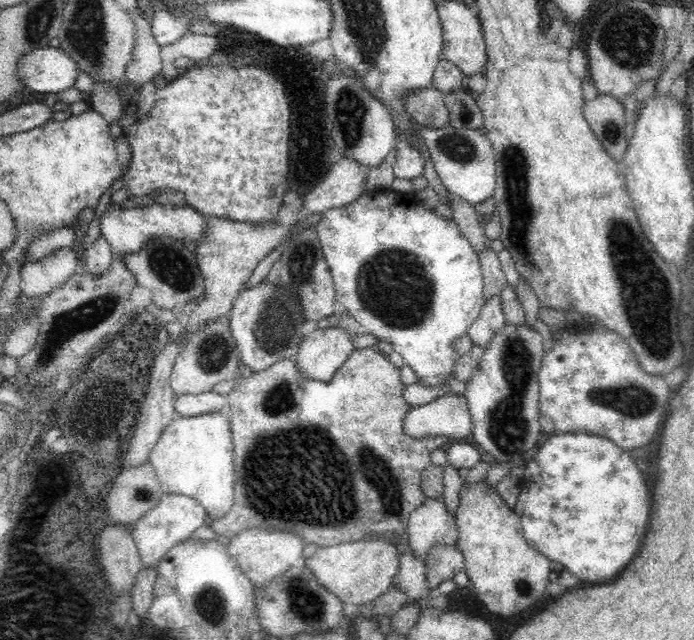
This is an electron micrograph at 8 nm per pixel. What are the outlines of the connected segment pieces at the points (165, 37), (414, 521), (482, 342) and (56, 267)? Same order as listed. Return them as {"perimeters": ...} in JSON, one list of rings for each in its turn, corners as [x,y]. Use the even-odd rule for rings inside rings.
{"perimeters":[[[[181,7],[176,12],[154,11],[151,21],[152,34],[160,46],[174,44],[180,37],[187,34],[188,19]]],[[[430,499],[409,516],[408,552],[428,566],[428,554],[434,546],[457,546],[459,531],[442,499]]],[[[493,296],[483,304],[480,316],[468,327],[467,335],[472,339],[474,345],[483,348],[485,352],[492,337],[504,325],[504,315],[500,311],[500,297]]],[[[62,248],[54,255],[36,263],[21,265],[21,294],[28,300],[42,300],[59,289],[70,277],[79,271],[78,258],[68,248]]]]}

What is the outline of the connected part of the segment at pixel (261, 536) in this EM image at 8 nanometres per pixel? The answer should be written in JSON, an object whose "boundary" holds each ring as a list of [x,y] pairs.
{"boundary":[[[246,529],[246,532],[240,532],[229,541],[227,550],[230,557],[258,589],[270,586],[270,581],[286,574],[303,554],[303,543],[300,538],[291,534],[269,532],[268,529]]]}

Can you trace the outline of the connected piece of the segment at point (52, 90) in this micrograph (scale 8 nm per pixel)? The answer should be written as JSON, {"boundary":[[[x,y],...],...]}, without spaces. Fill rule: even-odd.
{"boundary":[[[39,48],[22,57],[18,64],[18,79],[22,86],[34,92],[58,95],[74,88],[77,70],[73,58],[68,57],[62,49]]]}

